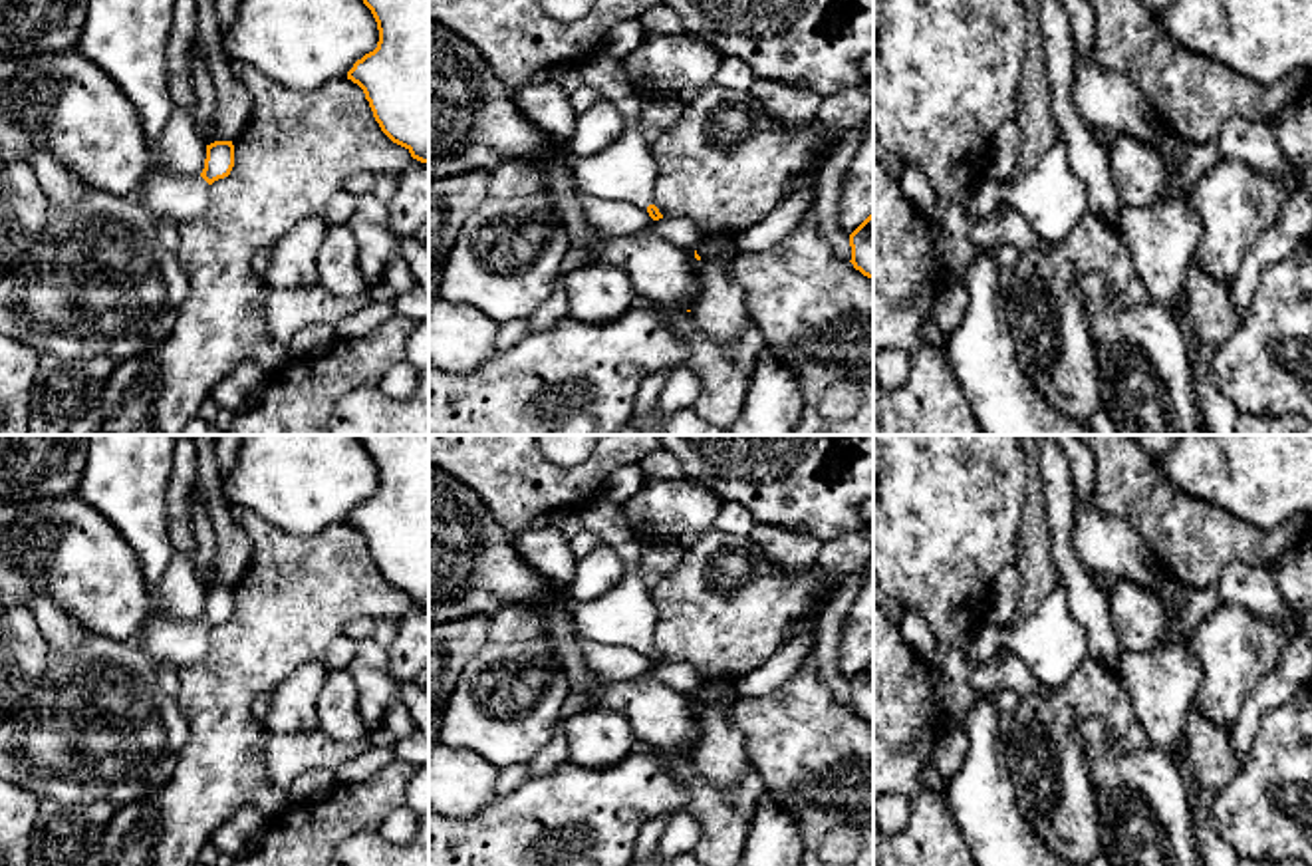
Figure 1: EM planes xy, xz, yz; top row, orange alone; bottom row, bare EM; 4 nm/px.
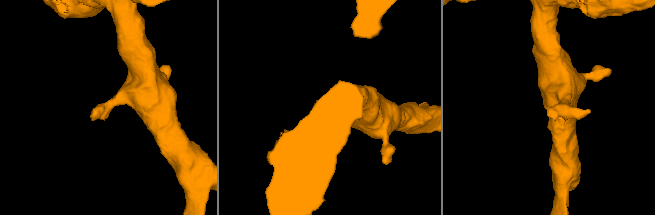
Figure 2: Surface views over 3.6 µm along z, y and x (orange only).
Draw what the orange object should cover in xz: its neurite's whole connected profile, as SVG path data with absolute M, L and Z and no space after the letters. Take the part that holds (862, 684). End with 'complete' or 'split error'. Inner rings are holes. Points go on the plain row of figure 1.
M873 657L850 679L852 709L873 723Z; complete

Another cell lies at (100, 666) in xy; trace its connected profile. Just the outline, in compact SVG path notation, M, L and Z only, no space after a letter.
M89 632L75 648L60 651L48 646L48 671L36 691L20 701L0 723L0 781L14 783L40 800L62 804L109 802L133 804L161 789L175 773L189 723L175 697L159 689L157 671L141 651L137 638L113 642Z

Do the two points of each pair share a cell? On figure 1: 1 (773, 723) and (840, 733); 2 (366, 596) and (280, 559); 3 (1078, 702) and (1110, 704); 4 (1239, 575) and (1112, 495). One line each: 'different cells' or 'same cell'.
1: same cell
2: same cell
3: same cell
4: different cells

